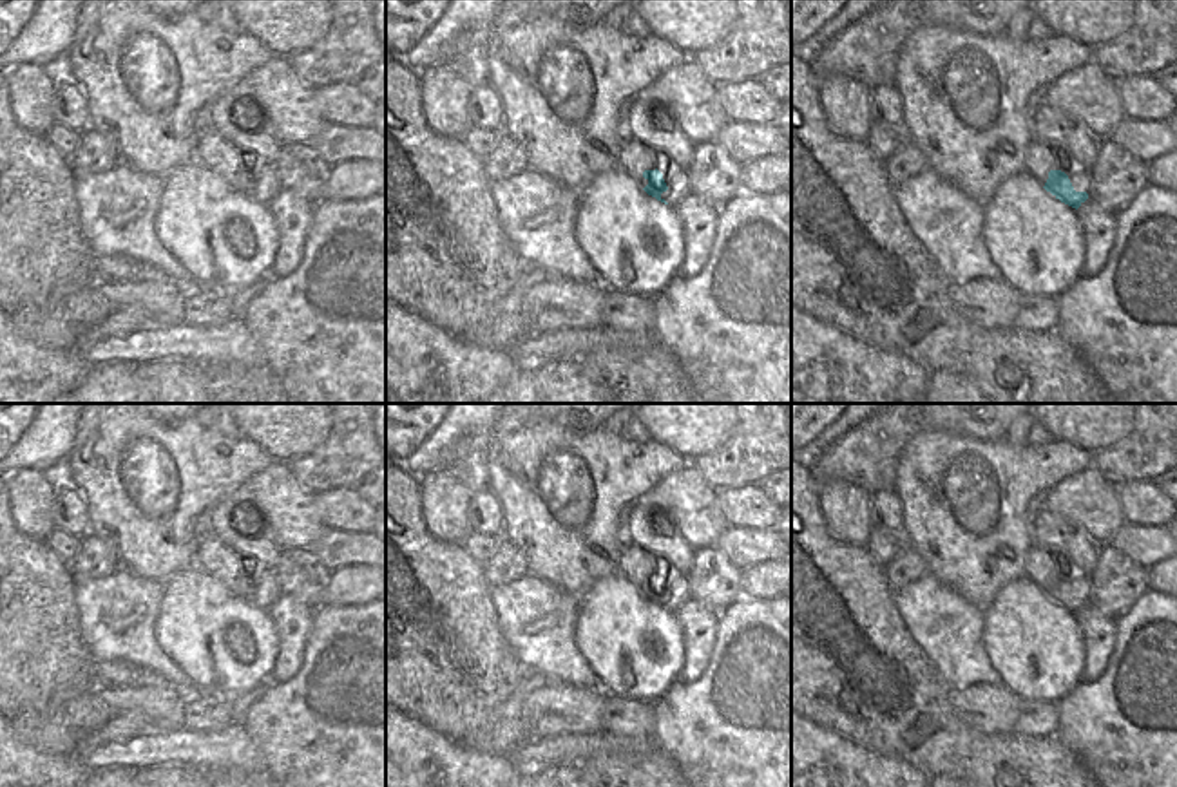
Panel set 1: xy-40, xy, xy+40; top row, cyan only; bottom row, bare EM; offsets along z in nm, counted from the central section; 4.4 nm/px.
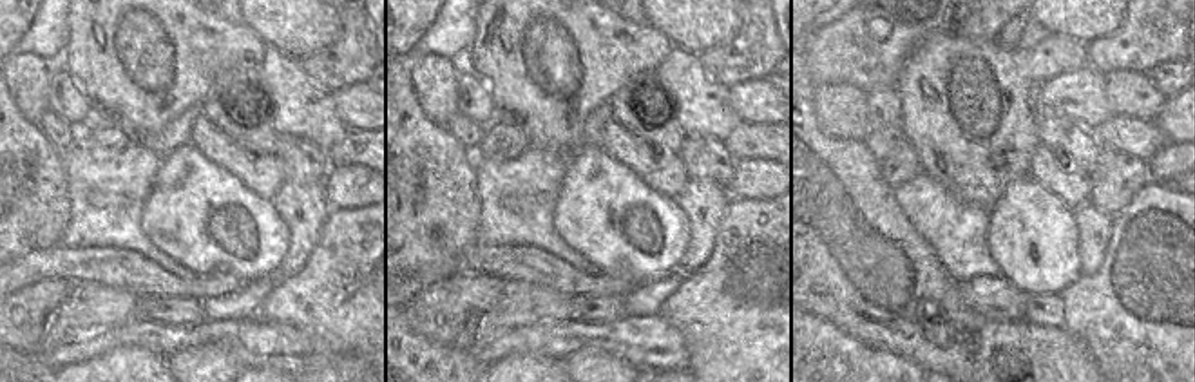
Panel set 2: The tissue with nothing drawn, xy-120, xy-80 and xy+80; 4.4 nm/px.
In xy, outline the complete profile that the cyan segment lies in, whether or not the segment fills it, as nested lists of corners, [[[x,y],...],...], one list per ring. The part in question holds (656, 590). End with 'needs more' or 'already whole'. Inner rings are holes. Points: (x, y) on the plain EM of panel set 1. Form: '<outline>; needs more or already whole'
[[[632,545],[621,548],[617,574],[668,612],[675,612],[690,597],[686,575]]]; needs more

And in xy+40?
[[[1032,546],[1027,552],[1027,563],[1023,566],[1023,575],[1034,586],[1038,586],[1047,597],[1050,597],[1056,604],[1059,604],[1061,608],[1065,608],[1065,610],[1068,610],[1068,612],[1072,612],[1076,615],[1092,599],[1092,581],[1090,581],[1090,577],[1083,575],[1076,568],[1070,570],[1070,577],[1068,579],[1061,577],[1059,575],[1059,559],[1054,557],[1052,554],[1048,554],[1047,550],[1039,548],[1039,546]]]; needs more

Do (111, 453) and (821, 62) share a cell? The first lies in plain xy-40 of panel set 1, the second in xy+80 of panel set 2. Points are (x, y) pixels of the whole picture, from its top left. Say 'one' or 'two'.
two

